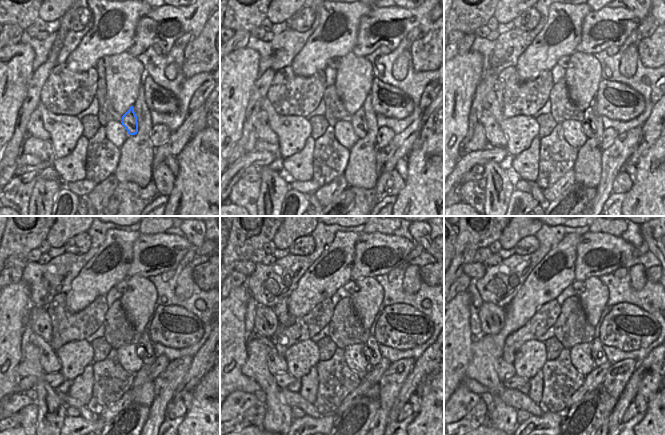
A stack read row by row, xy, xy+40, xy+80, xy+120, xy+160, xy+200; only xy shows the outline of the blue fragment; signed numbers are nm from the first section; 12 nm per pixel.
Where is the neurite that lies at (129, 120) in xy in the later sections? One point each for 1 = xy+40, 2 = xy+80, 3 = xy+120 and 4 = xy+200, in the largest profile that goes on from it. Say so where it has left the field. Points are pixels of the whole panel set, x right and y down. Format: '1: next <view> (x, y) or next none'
1: next xy+40 (358, 121)
2: next xy+80 (588, 127)
3: next xy+120 (147, 359)
4: next xy+200 (601, 358)

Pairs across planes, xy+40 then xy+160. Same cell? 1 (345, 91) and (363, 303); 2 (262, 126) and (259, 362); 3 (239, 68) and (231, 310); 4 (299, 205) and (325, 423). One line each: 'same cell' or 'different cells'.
1: same cell
2: different cells
3: same cell
4: same cell

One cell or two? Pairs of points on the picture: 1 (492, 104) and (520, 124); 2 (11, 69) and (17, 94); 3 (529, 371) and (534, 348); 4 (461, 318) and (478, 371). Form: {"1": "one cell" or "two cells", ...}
{"1": "one cell", "2": "one cell", "3": "one cell", "4": "two cells"}

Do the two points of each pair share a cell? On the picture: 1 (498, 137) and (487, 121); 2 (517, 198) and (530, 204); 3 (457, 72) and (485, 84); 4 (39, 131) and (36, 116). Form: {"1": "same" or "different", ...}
{"1": "same", "2": "same", "3": "different", "4": "same"}

